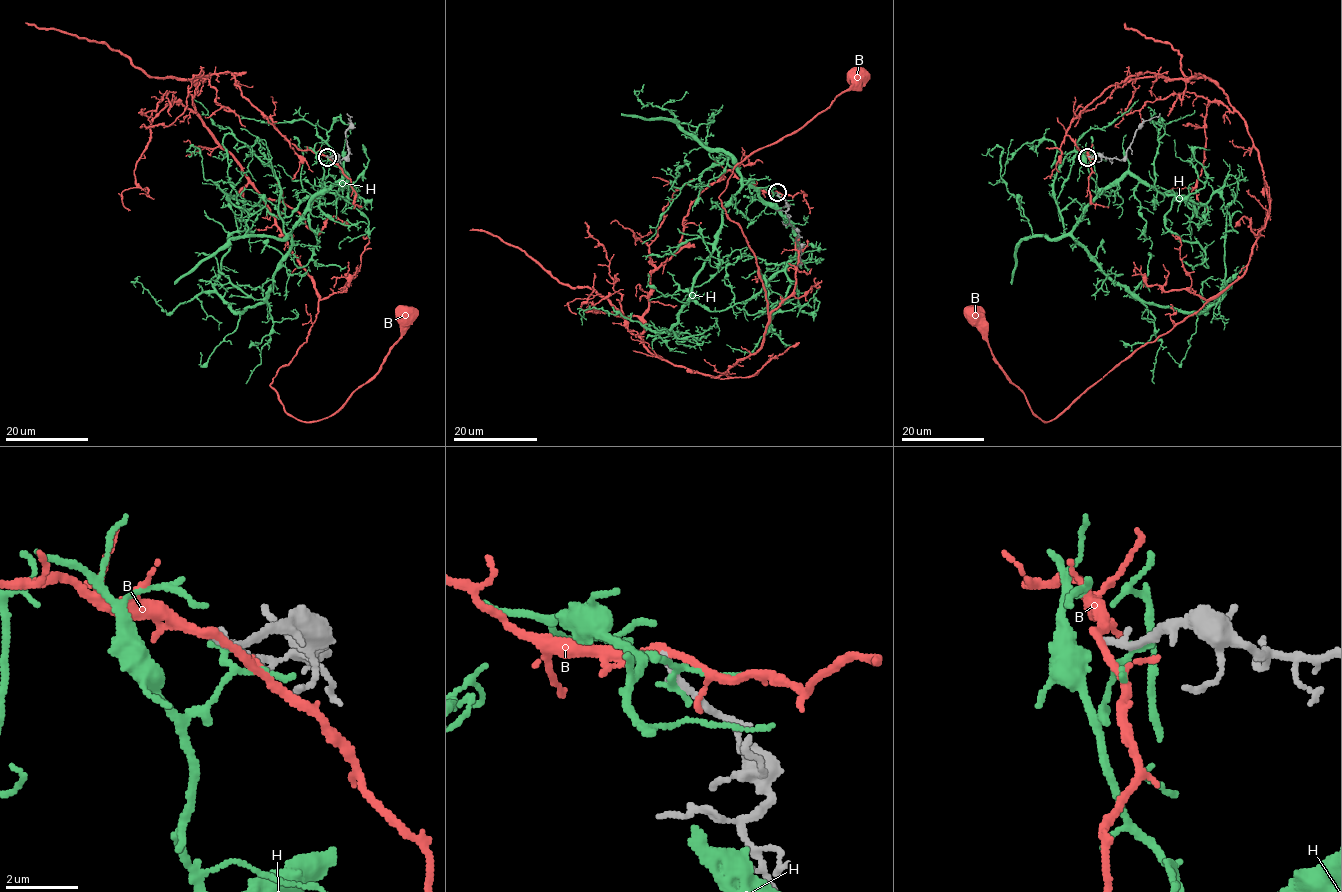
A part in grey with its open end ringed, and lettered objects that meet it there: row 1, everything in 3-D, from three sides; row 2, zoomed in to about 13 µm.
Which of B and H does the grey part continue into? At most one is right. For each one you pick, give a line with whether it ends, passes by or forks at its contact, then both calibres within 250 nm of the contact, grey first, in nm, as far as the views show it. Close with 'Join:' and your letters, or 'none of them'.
Join: none of them

